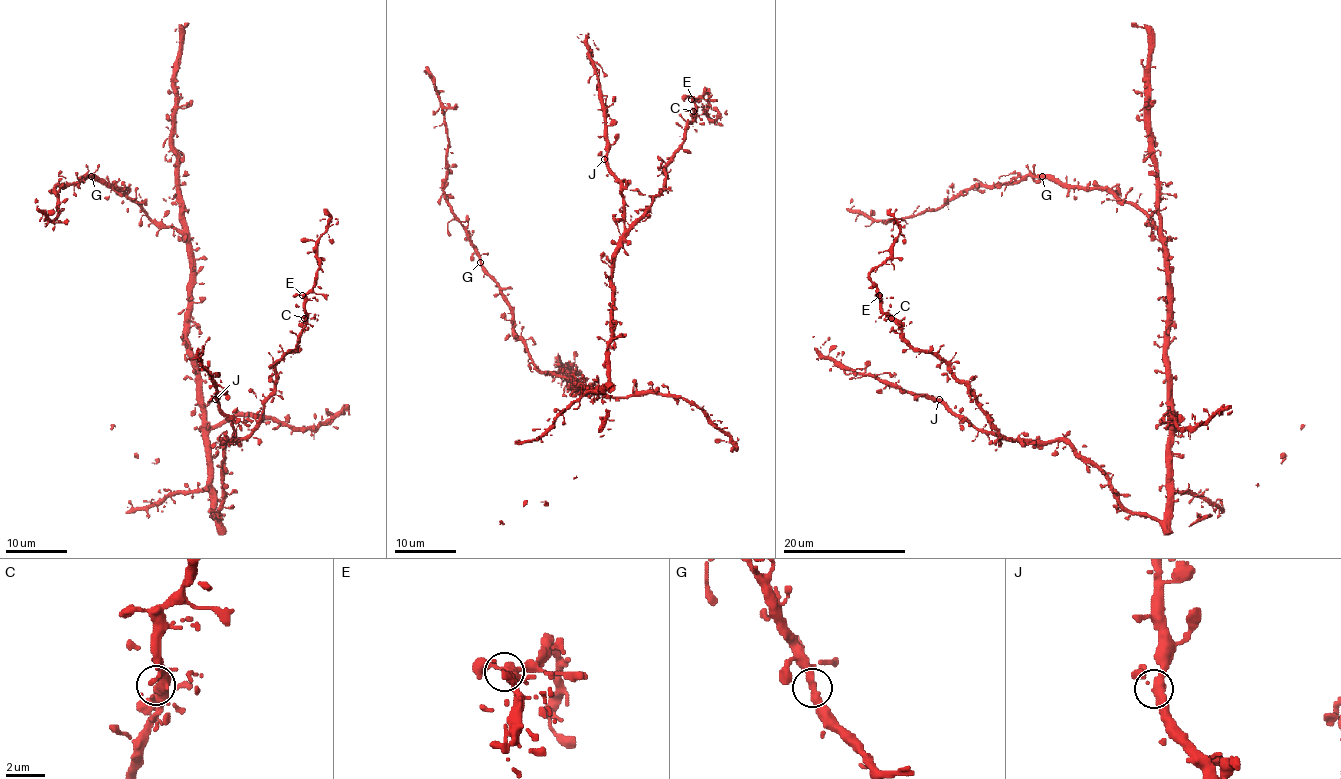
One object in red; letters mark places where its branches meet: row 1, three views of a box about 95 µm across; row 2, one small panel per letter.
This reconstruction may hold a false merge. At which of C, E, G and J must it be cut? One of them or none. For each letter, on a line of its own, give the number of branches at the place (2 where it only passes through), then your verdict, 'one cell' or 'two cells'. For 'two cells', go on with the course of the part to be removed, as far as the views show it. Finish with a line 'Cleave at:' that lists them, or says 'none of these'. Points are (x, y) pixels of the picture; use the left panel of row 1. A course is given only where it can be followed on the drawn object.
C: 3 branches meet; one cell
E: 3 branches meet; one cell
G: 3 branches meet; one cell
J: 3 branches meet; one cell
Cleave at: none of these

